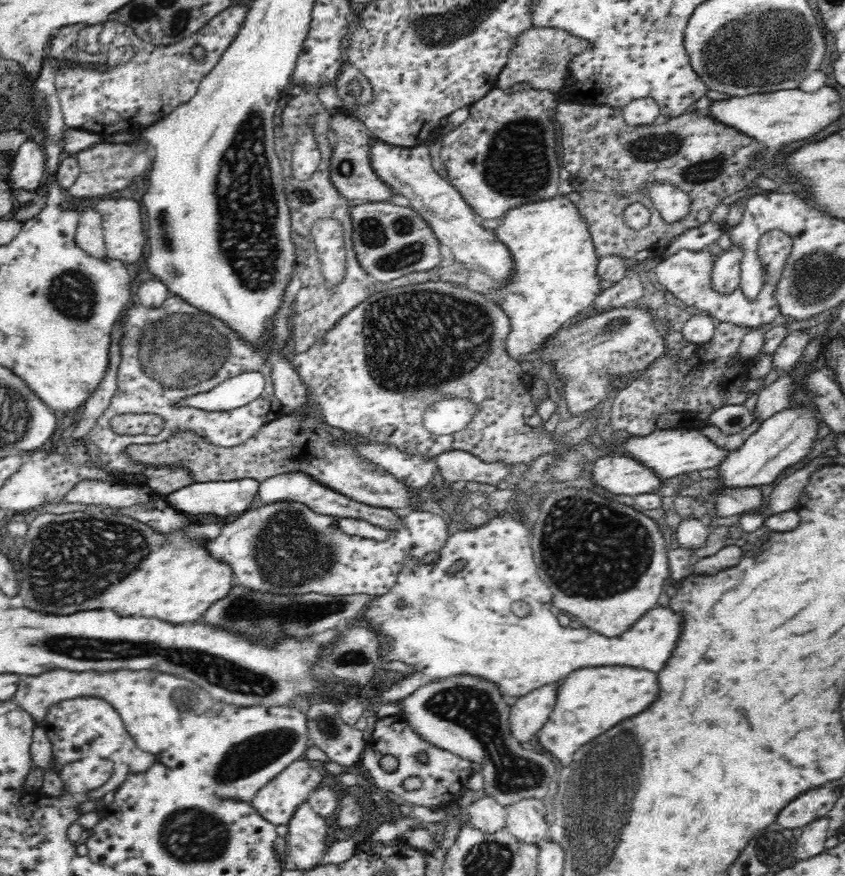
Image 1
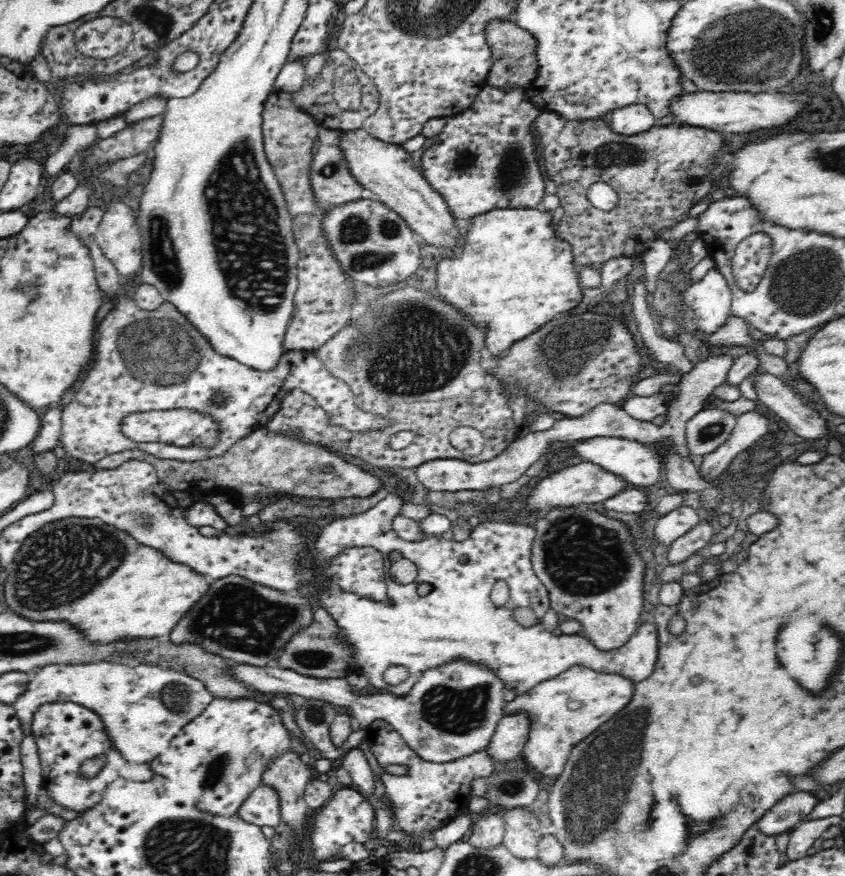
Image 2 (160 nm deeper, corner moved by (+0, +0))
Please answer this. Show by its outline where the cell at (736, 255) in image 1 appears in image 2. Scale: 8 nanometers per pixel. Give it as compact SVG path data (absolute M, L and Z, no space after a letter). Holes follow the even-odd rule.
M716 267L702 275L690 286L688 292L676 294L684 300L686 306L694 308L698 318L702 320L700 326L708 332L716 332L717 326L723 324L732 314L730 283Z

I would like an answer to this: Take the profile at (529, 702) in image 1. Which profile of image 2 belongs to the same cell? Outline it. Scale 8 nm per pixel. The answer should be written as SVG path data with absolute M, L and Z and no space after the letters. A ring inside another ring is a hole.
M516 711L504 715L494 732L490 753L498 760L513 759L528 743L532 726L530 722L532 717L528 711Z

